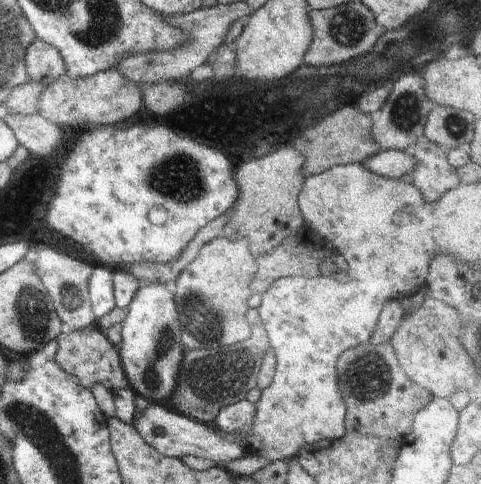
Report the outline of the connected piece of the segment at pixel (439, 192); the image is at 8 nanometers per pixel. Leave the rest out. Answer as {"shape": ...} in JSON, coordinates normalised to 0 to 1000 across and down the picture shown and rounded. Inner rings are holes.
{"shape":[[[881,277],[842,314],[867,331],[854,362],[890,421],[923,405],[936,388],[960,380],[948,364],[950,349],[933,337],[927,308],[894,293]]]}

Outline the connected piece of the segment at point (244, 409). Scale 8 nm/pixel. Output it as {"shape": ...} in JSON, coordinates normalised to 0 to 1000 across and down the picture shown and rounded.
{"shape":[[[507,824],[457,843],[447,860],[445,876],[466,893],[509,899],[522,890],[528,853],[530,835]]]}

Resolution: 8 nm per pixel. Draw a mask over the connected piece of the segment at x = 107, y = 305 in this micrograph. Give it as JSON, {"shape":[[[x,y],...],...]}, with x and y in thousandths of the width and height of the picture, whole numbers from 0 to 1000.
{"shape":[[[195,552],[185,579],[185,618],[198,661],[225,649],[243,632],[233,560],[216,552]]]}

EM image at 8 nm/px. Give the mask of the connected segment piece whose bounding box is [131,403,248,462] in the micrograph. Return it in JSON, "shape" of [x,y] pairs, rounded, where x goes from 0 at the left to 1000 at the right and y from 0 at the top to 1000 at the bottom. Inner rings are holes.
{"shape":[[[310,833],[299,849],[283,845],[272,878],[304,911],[304,917],[322,926],[343,944],[378,948],[380,942],[416,942],[416,946],[432,946],[445,955],[470,955],[516,940],[511,928],[495,915],[464,907],[432,876],[389,862],[347,833]]]}

